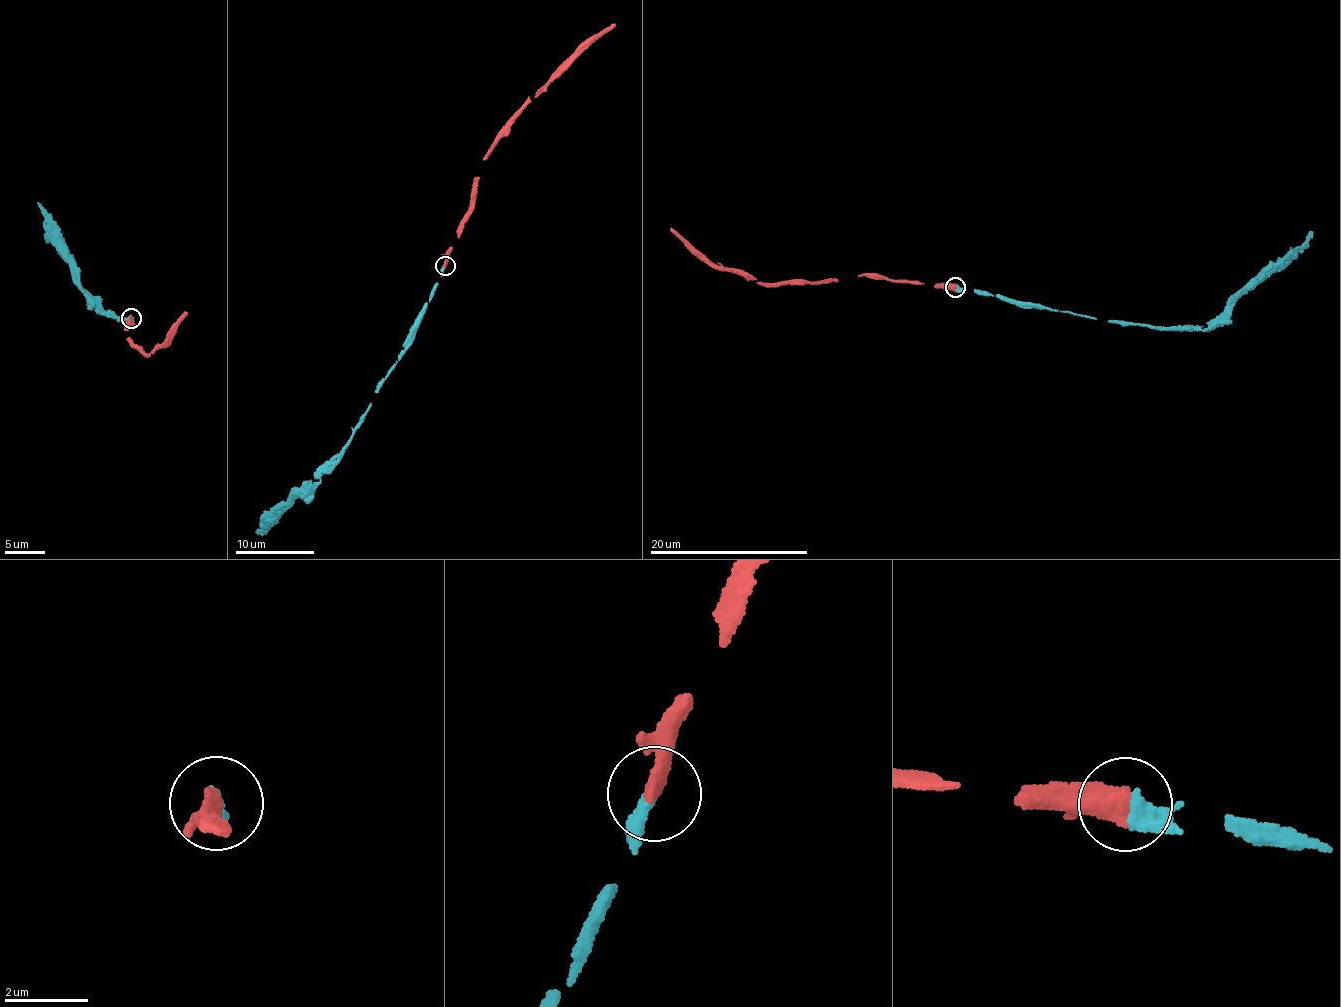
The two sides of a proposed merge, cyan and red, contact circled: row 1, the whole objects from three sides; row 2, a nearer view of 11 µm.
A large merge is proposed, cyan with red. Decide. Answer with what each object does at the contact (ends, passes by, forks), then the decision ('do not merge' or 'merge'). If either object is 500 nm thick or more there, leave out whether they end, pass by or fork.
cyan passes by; red ends; merge

